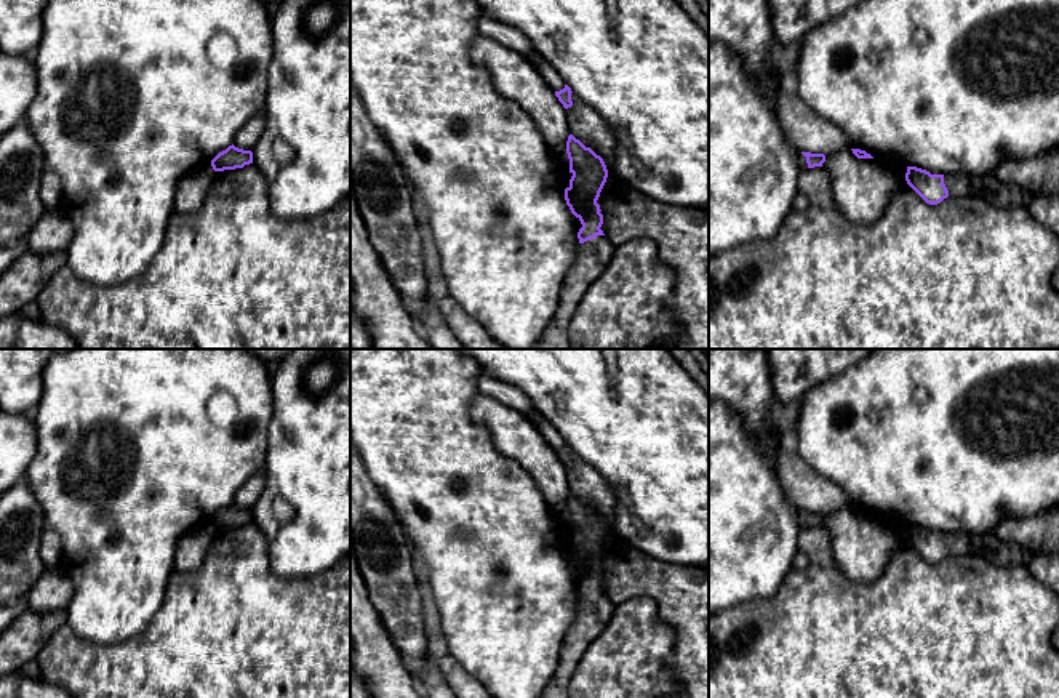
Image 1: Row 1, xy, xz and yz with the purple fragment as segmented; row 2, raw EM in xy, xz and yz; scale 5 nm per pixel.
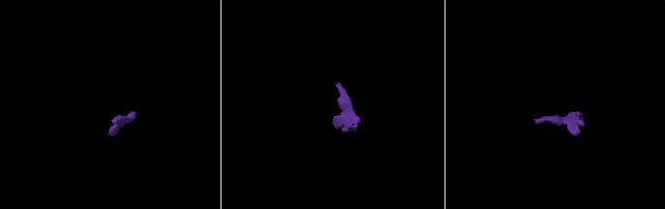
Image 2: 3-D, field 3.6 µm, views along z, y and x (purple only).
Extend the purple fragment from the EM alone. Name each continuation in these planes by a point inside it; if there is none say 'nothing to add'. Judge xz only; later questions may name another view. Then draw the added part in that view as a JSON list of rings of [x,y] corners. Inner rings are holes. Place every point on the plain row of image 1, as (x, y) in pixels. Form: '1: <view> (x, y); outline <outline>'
1: xz (546, 429); outline [[[528,416],[528,418],[536,426],[544,440],[552,447],[553,451],[565,447],[566,442],[563,440],[563,437],[544,416],[537,418]]]
2: xz (594, 613); outline [[[605,594],[581,602],[579,612],[560,645],[558,666],[541,698],[568,698],[573,671],[587,647],[603,632],[616,607]]]

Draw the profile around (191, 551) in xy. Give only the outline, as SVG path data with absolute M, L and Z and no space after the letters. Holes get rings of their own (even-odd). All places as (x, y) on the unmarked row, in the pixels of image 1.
M205 522L182 535L176 546L174 570L190 573L202 567L214 535L211 522Z

